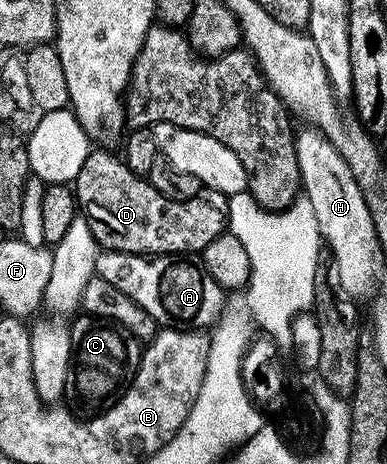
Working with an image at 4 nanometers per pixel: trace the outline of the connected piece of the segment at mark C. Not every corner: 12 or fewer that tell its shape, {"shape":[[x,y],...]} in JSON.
{"shape":[[118,321],[68,326],[64,396],[82,418],[110,409],[143,345]]}

